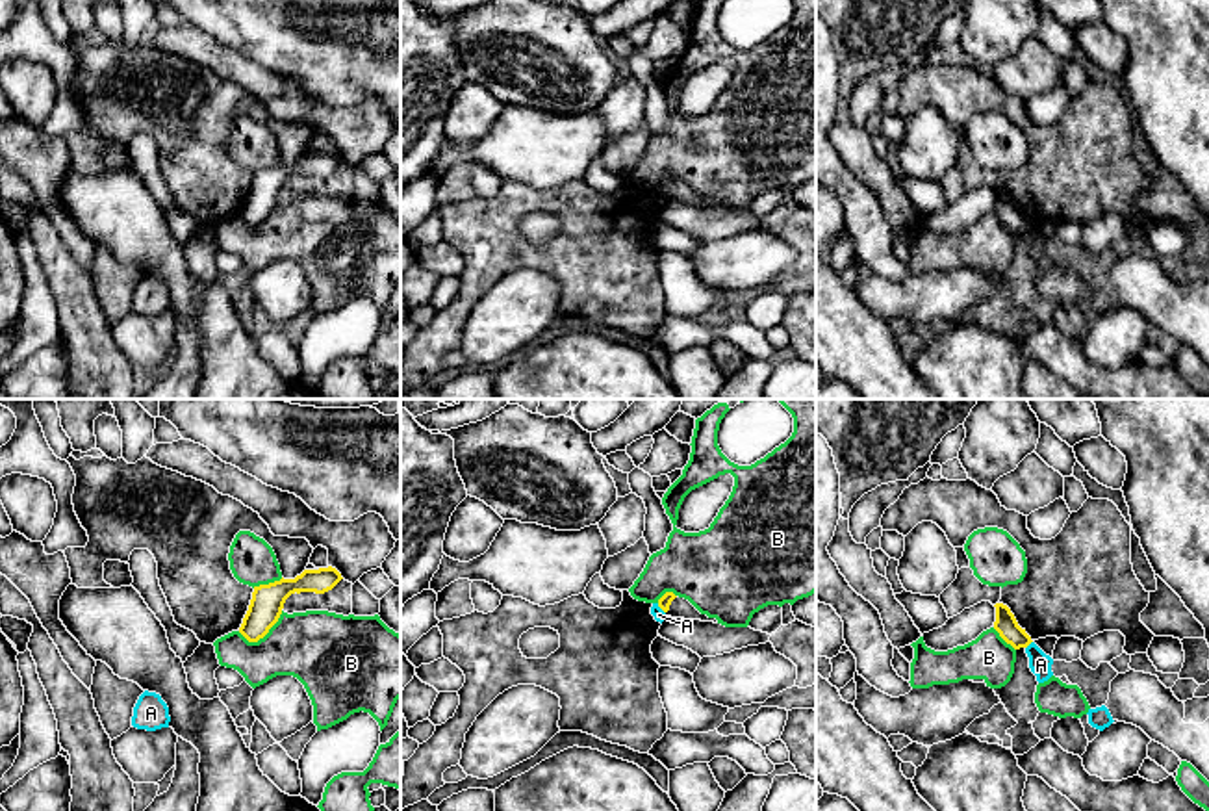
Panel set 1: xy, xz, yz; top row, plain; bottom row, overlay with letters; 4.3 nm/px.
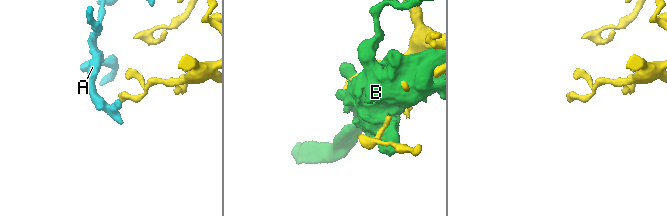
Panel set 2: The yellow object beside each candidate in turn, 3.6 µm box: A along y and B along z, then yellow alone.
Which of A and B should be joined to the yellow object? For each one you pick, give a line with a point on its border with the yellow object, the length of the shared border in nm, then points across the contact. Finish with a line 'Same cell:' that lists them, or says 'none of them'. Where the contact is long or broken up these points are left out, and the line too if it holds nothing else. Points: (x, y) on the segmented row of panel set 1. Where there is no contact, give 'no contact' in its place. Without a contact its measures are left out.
Same cell: none of them

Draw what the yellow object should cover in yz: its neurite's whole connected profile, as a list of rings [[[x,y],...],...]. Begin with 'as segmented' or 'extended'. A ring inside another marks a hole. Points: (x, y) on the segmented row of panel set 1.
as segmented; [[[996,603],[994,607],[996,607],[994,629],[999,633],[999,637],[1014,650],[1027,648],[1033,640],[1025,633],[1025,629],[1018,625],[1011,609],[1003,603]]]

